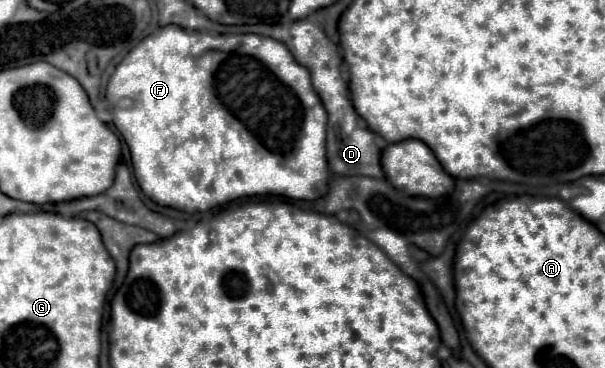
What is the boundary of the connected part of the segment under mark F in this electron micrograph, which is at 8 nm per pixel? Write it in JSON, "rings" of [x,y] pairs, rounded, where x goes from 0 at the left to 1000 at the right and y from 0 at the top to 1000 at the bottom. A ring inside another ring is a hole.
{"rings":[[[273,68],[273,73],[263,73],[256,90],[250,90],[250,95],[243,95],[230,122],[223,122],[207,155],[203,155],[203,166],[193,177],[193,188],[190,188],[190,198],[183,204],[183,215],[180,215],[180,226],[177,226],[177,258],[190,258],[193,269],[187,269],[187,280],[193,280],[197,269],[203,269],[203,264],[213,264],[213,269],[220,269],[220,291],[217,296],[190,296],[187,302],[187,340],[197,351],[197,361],[207,372],[207,383],[210,383],[210,394],[213,394],[213,410],[217,410],[217,438],[220,438],[220,459],[223,459],[223,486],[226,486],[226,497],[230,497],[230,508],[240,519],[240,530],[243,535],[250,535],[256,552],[263,552],[263,557],[276,557],[276,563],[289,563],[289,568],[299,568],[299,573],[309,573],[309,579],[322,579],[322,573],[342,573],[342,568],[352,568],[355,557],[369,557],[369,552],[375,552],[375,546],[385,546],[385,541],[395,541],[395,535],[405,535],[405,530],[438,530],[438,524],[451,524],[451,530],[471,530],[471,535],[481,535],[481,541],[507,541],[507,546],[517,546],[517,541],[527,541],[527,535],[534,535],[537,524],[540,524],[540,503],[544,503],[544,454],[540,454],[540,427],[537,427],[537,340],[540,340],[540,307],[537,307],[537,296],[534,296],[534,280],[531,280],[531,269],[527,269],[527,258],[521,253],[521,242],[514,236],[514,204],[511,204],[511,193],[504,188],[504,182],[498,182],[488,160],[484,160],[484,149],[478,144],[478,133],[468,122],[468,117],[461,117],[461,111],[455,111],[455,106],[448,106],[448,101],[431,101],[431,95],[362,95],[362,101],[349,101],[345,90],[329,90],[329,84],[309,84],[309,79],[302,79],[302,73],[296,73],[296,68]],[[362,144],[375,144],[375,160],[365,171],[365,182],[359,188],[359,160],[365,160],[365,149]]]}

